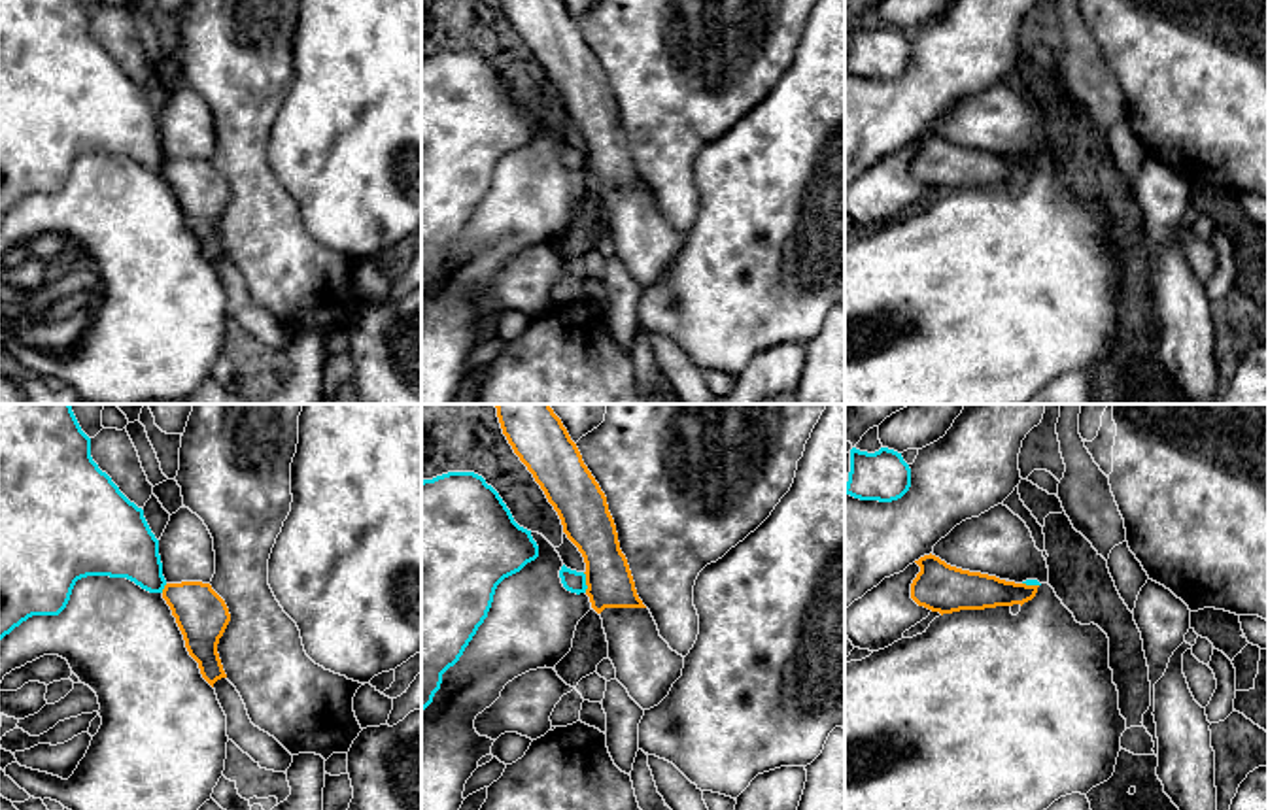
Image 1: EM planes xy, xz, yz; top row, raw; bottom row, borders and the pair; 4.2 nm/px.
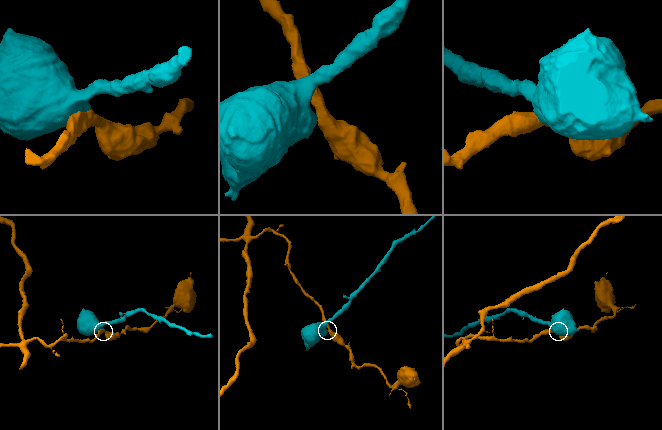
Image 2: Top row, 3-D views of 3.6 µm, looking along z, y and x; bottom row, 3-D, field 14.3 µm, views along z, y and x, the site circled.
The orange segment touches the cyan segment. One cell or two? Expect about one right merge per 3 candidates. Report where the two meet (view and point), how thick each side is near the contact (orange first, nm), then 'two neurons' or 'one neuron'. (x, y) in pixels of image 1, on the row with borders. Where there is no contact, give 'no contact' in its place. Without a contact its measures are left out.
xz (586, 582) | 200/90 nm | two neurons

